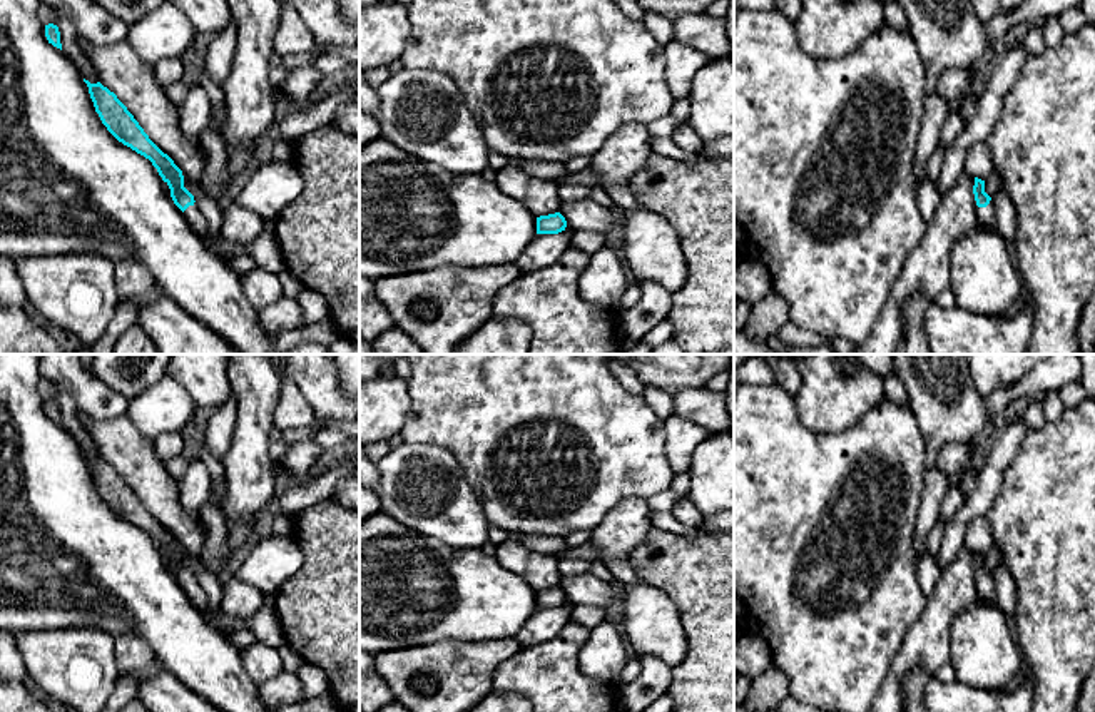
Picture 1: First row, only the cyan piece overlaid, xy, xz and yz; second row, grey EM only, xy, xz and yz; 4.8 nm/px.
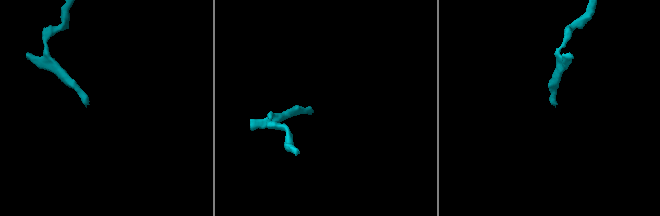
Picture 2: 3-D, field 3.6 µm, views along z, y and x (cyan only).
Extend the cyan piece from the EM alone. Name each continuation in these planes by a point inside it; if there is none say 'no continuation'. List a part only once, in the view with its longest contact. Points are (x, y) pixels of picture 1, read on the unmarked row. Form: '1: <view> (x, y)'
1: xy (193, 589)

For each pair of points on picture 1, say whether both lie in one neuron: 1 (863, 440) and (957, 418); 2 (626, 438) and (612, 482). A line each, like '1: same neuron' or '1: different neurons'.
1: different neurons
2: same neuron

